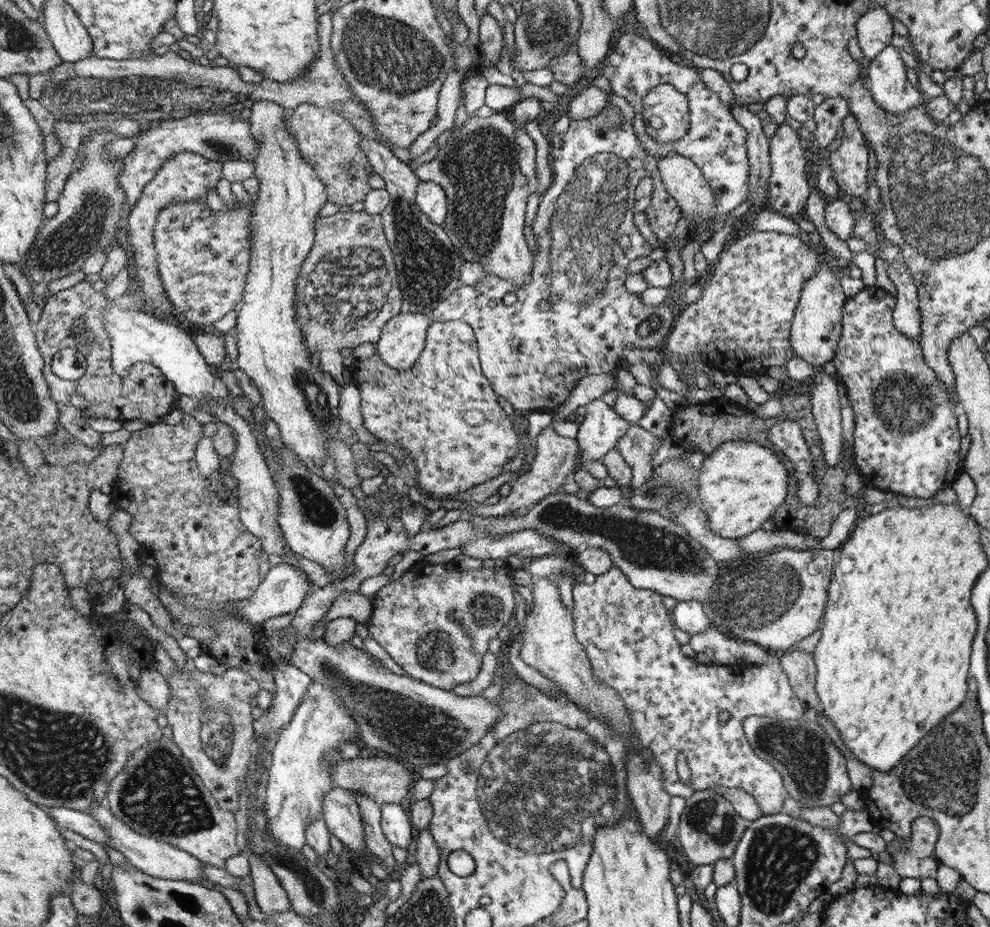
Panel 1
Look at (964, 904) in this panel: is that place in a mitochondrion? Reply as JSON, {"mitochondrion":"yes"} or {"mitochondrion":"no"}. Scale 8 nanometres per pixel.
{"mitochondrion":"no"}

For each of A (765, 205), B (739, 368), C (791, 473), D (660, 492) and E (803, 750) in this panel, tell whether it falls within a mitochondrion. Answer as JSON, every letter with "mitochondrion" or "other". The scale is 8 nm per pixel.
{"A":"other","B":"other","C":"other","D":"mitochondrion","E":"mitochondrion"}

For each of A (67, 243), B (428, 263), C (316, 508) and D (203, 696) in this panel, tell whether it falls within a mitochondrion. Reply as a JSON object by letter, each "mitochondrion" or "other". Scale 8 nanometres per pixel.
{"A":"mitochondrion","B":"mitochondrion","C":"mitochondrion","D":"mitochondrion"}

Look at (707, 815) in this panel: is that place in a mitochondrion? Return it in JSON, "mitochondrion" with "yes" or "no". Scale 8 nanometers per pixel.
{"mitochondrion":"yes"}

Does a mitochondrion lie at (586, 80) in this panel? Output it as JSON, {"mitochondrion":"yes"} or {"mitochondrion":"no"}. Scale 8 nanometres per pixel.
{"mitochondrion":"no"}

